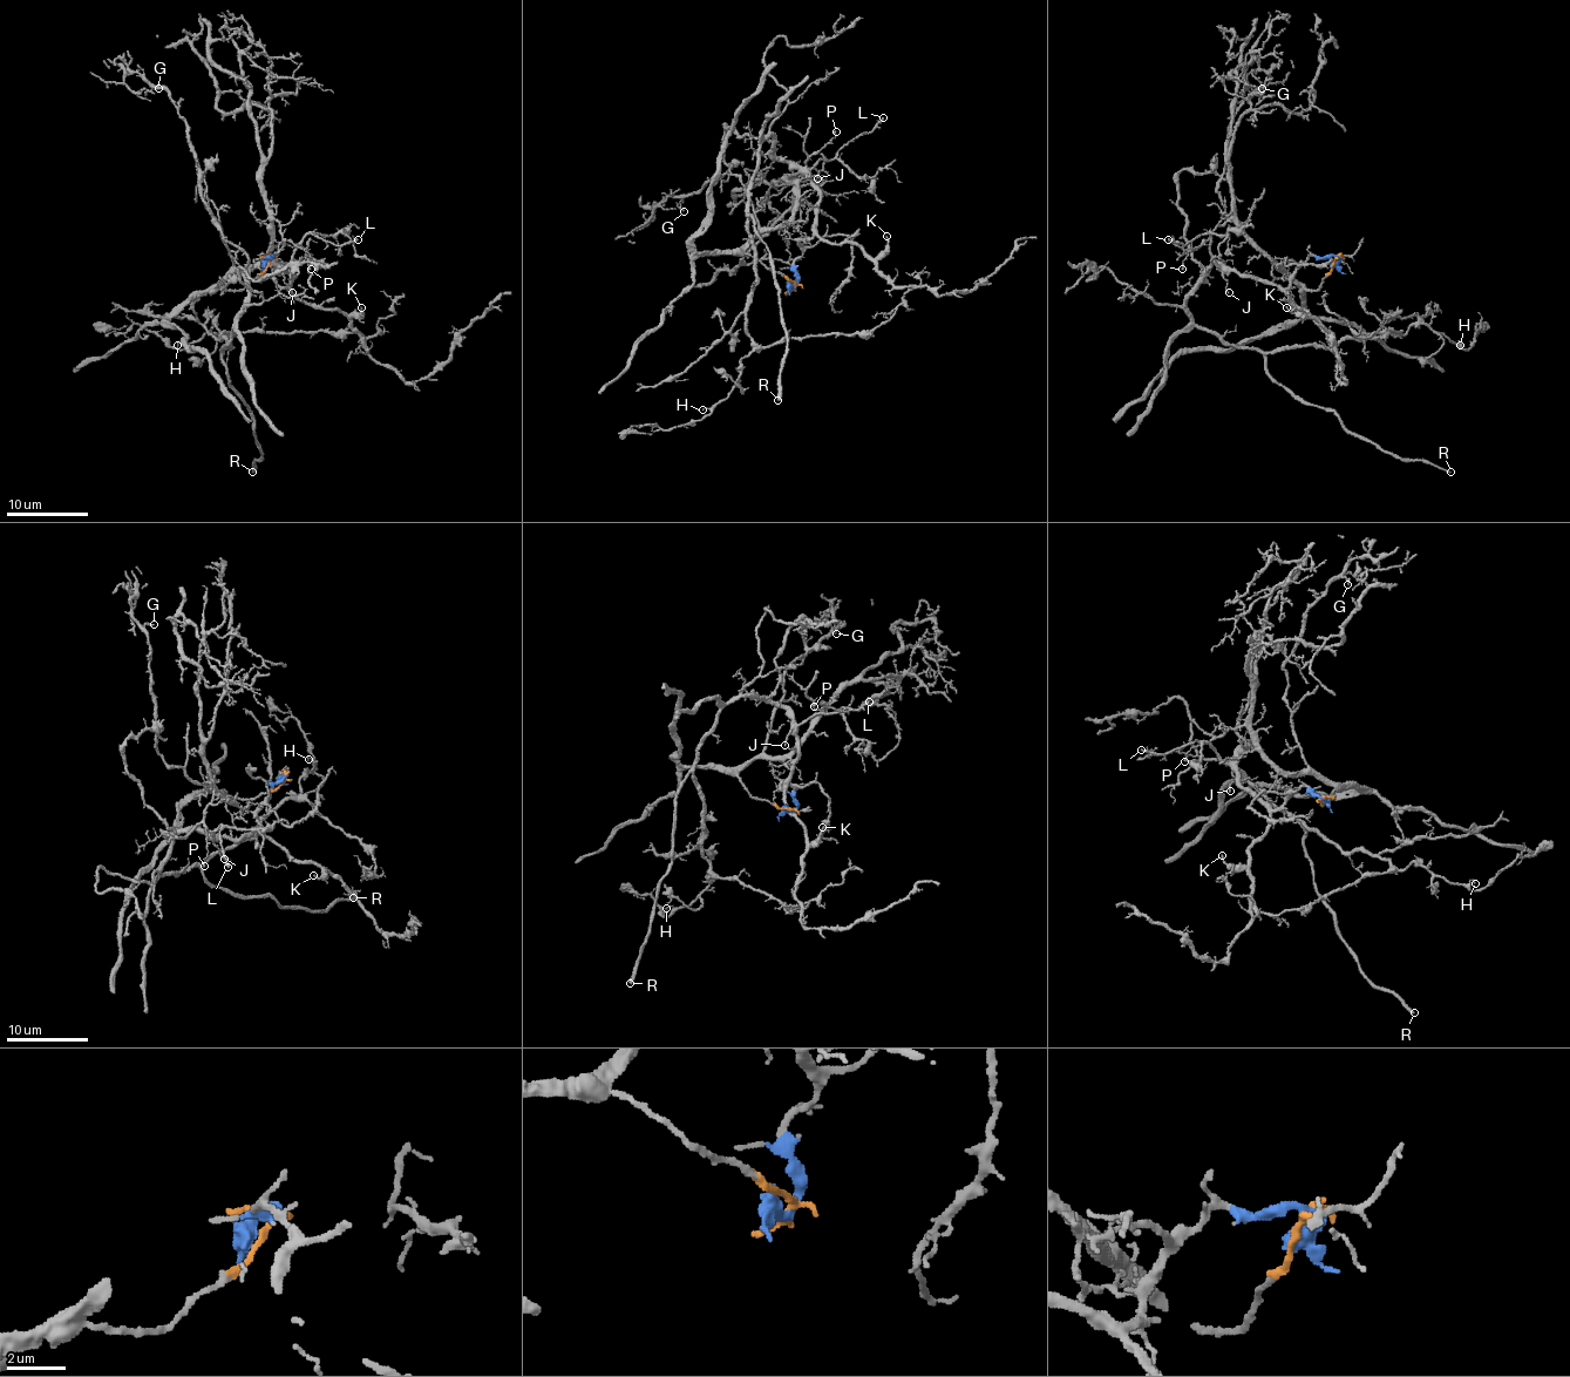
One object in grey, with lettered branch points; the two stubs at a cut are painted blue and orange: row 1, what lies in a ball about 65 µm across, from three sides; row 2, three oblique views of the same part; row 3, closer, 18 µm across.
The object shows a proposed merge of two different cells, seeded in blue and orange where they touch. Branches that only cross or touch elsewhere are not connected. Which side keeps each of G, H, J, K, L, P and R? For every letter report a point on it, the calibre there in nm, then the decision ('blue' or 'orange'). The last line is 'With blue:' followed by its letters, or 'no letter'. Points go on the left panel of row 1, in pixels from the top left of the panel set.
G: (158, 88) | 130 nm | orange
H: (177, 345) | 110 nm | blue
J: (292, 292) | 140 nm | blue
K: (361, 307) | 140 nm | blue
L: (358, 239) | 200 nm | blue
P: (311, 269) | 160 nm | orange
R: (252, 472) | 240 nm | blue
With blue: H, J, K, L, R

